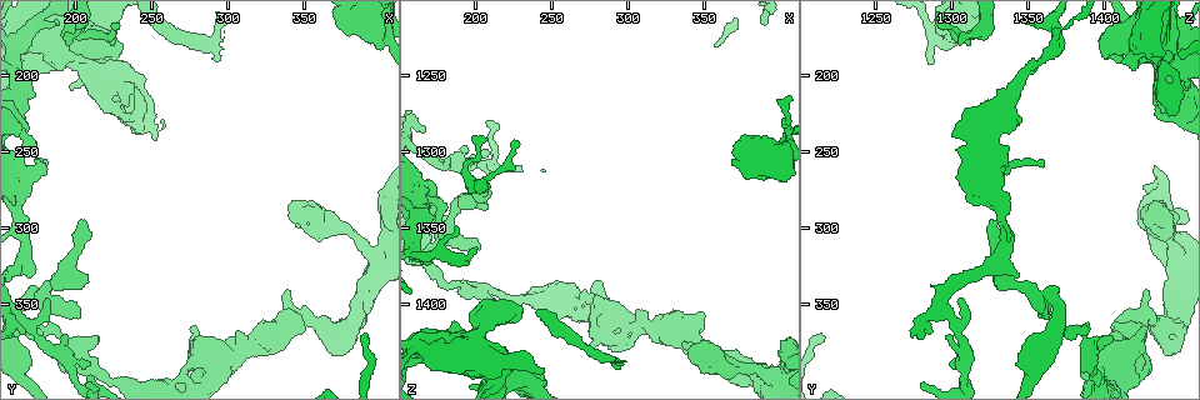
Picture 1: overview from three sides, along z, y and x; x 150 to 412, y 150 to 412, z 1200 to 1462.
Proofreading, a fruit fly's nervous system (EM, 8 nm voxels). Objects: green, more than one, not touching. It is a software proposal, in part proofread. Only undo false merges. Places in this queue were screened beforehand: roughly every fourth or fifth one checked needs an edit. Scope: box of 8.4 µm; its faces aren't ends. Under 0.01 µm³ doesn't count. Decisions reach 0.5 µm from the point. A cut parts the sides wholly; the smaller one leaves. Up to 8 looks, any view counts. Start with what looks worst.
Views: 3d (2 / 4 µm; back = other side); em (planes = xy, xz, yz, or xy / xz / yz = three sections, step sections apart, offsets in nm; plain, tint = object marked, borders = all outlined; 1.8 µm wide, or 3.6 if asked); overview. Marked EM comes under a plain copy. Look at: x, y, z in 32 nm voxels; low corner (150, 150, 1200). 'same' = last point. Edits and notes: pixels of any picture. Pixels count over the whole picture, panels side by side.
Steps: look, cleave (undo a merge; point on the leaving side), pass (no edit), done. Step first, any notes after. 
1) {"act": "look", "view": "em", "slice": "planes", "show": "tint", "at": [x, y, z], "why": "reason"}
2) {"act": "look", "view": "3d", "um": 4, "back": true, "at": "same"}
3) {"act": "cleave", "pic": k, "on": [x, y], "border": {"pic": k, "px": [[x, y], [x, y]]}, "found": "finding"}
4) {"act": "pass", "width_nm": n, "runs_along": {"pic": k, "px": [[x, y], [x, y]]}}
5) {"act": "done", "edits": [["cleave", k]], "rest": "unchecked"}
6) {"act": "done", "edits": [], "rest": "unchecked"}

{"act": "look", "view": "3d", "um": 4, "at": [276, 178, 1432]}

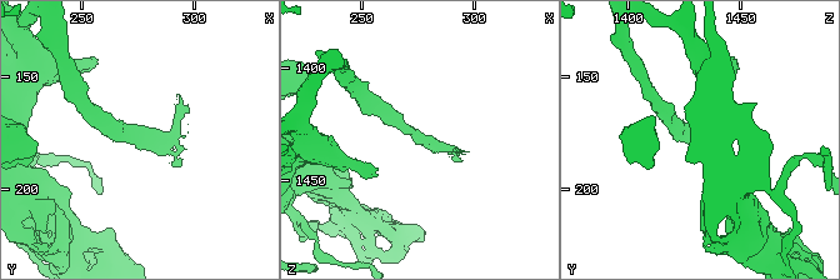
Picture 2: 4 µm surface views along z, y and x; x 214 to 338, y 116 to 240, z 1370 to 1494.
{"act": "look", "view": "em", "slice": "planes", "show": "borders", "at": [279, 178, 1432], "why": "now the EM"}

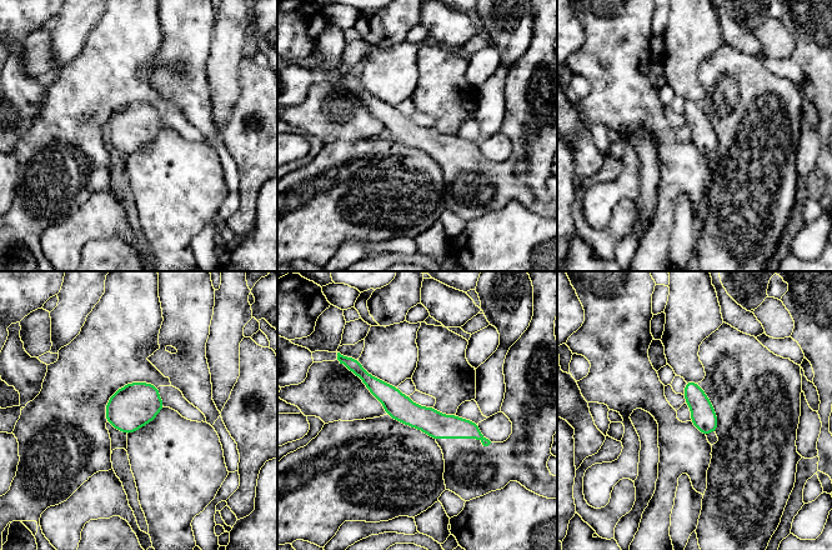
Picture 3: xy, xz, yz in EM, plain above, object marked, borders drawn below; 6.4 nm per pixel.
{"act": "pass", "width_nm": 160, "runs_along": {"pic": 3, "px": [[356, 369], [407, 413], [485, 441]]}, "found": "continuous, no second neuron"}

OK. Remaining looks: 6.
{"act": "look", "view": "em", "slice": "planes", "show": "tint", "at": [318, 372, 1418], "why": "arms run side by side"}

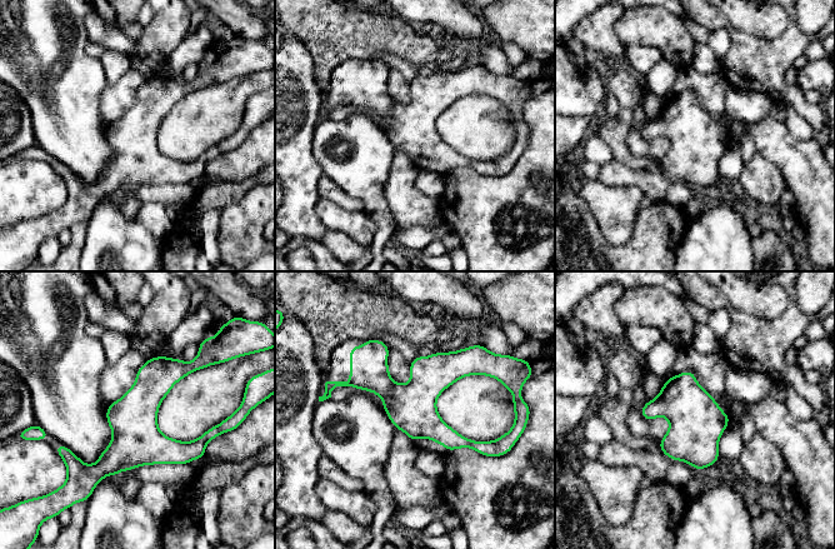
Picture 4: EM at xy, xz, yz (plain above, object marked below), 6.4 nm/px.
{"act": "pass", "found": "continuous, no second neuron"}

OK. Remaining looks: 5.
{"act": "look", "view": "em", "slice": "yz", "step": 16, "show": "tint", "at": [168, 192, 1436]}

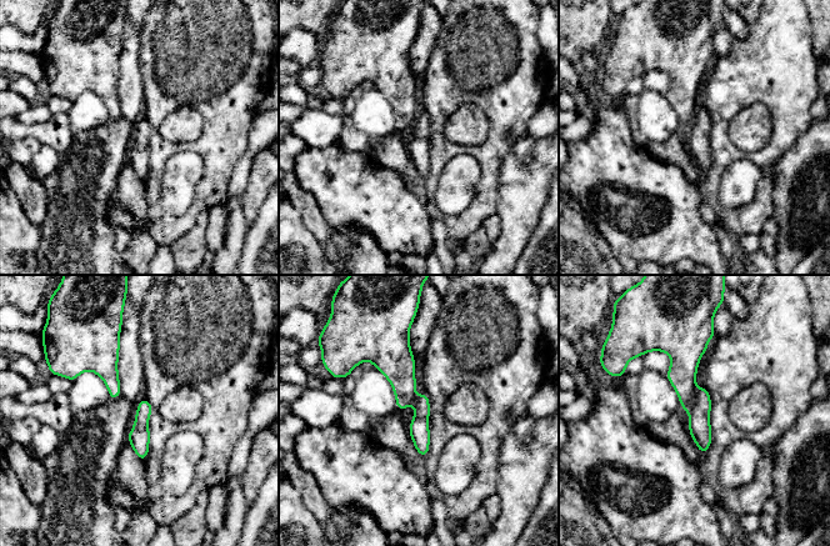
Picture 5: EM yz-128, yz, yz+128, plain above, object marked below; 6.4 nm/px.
{"act": "cleave", "pic": 5, "on": [699, 411], "width_nm": 110, "part_leaving": {"pic": 5, "px": [[701, 391], [703, 449]]}, "found": "a second neuron is stuck on"}

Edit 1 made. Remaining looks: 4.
{"act": "done", "edits": [["cleave", 5]], "rest": "unchecked"}

